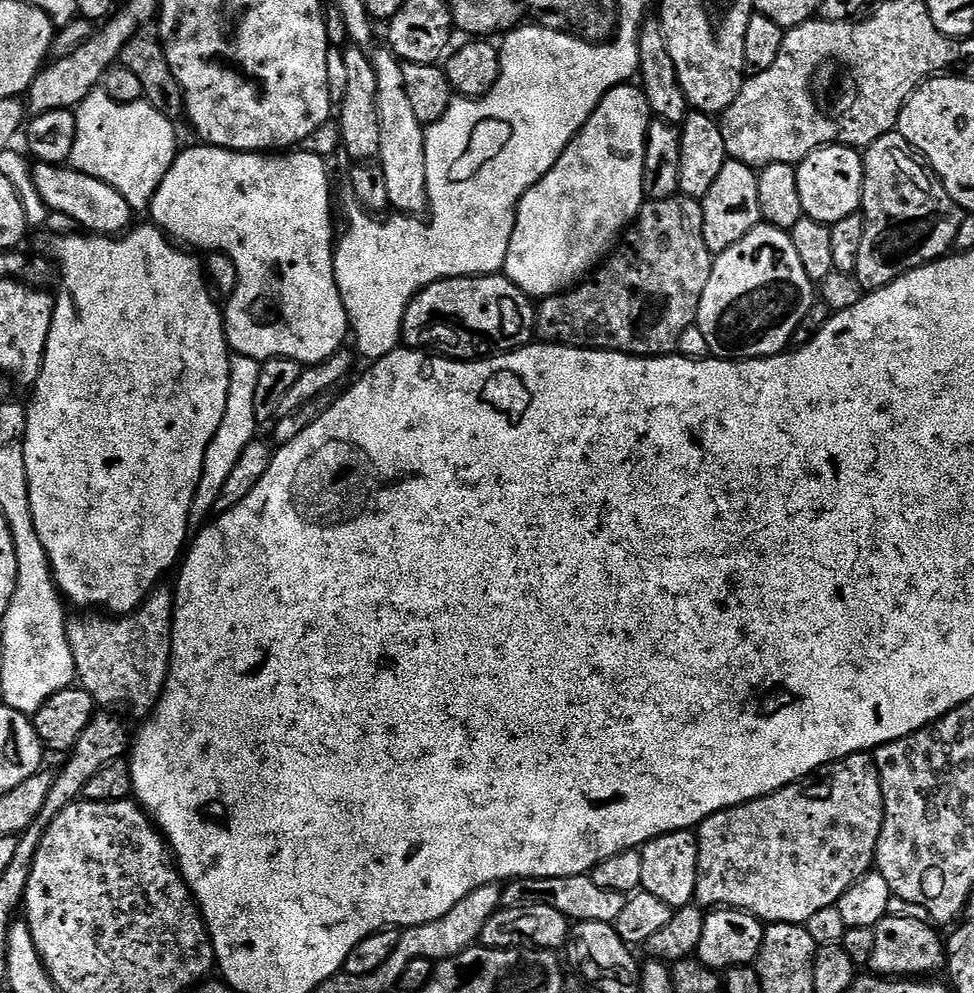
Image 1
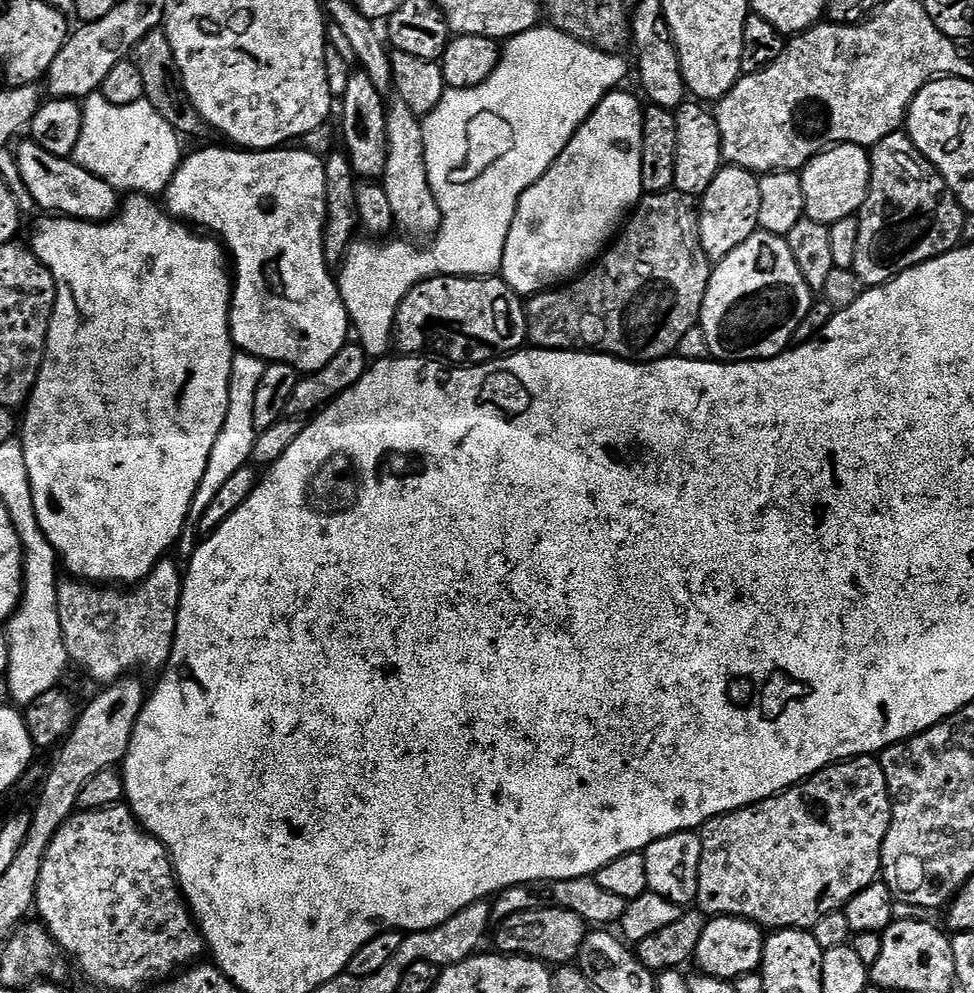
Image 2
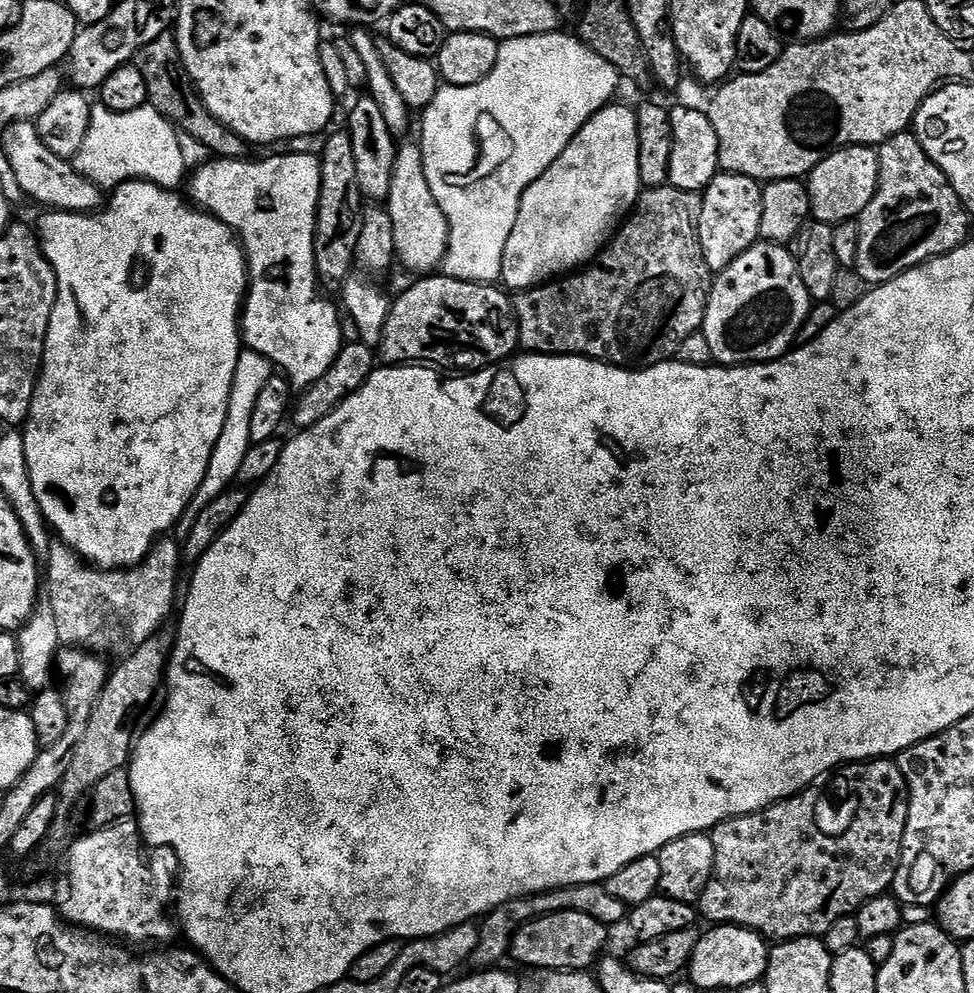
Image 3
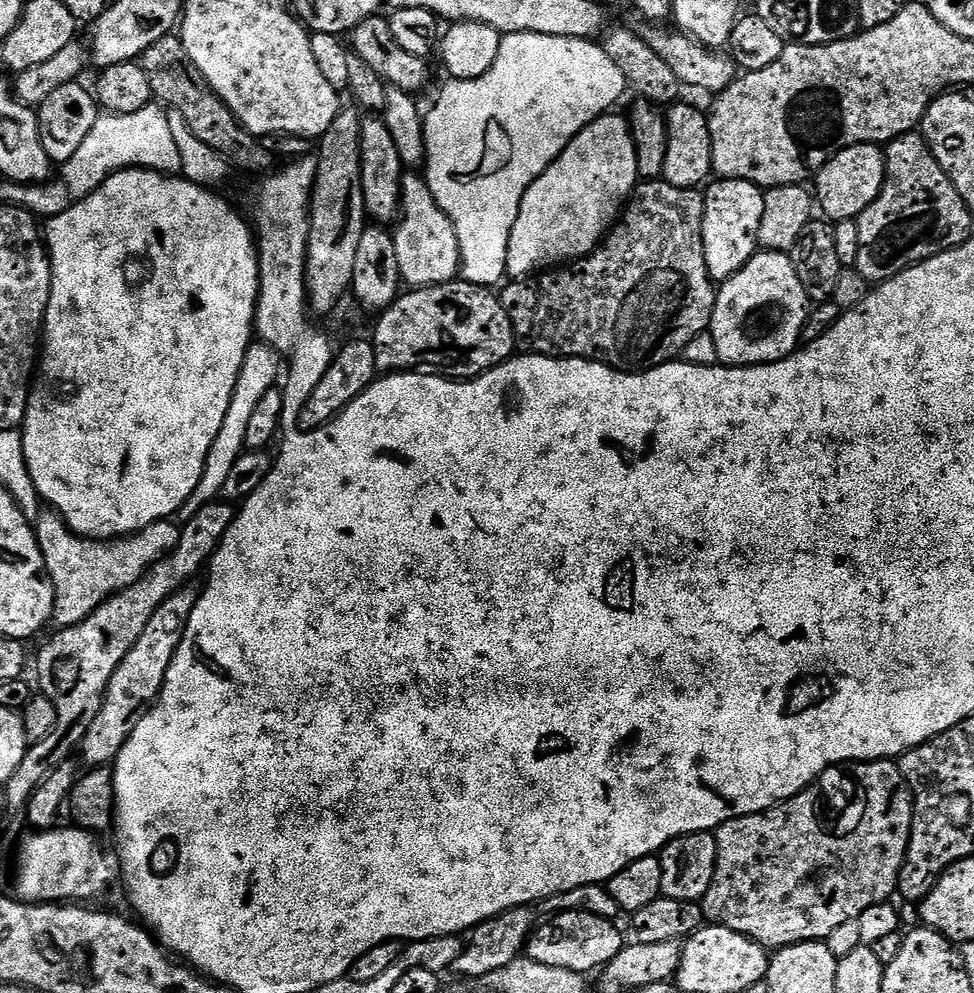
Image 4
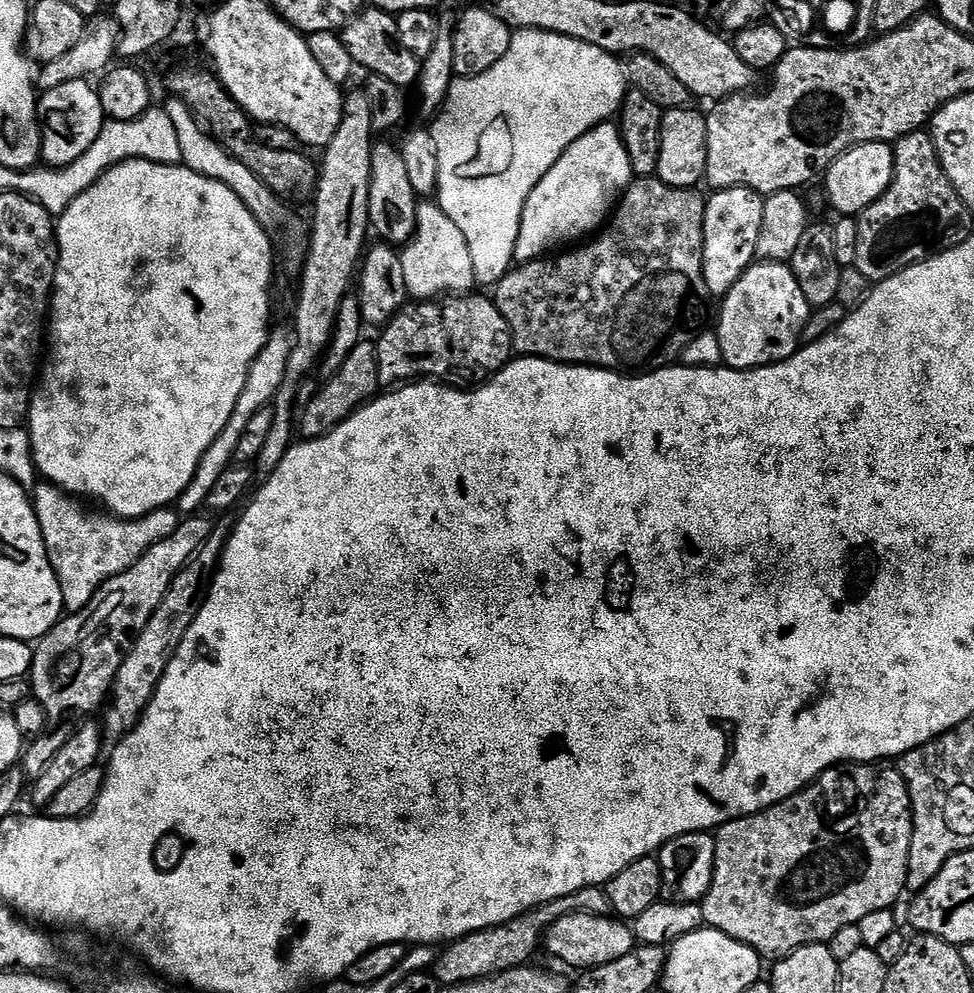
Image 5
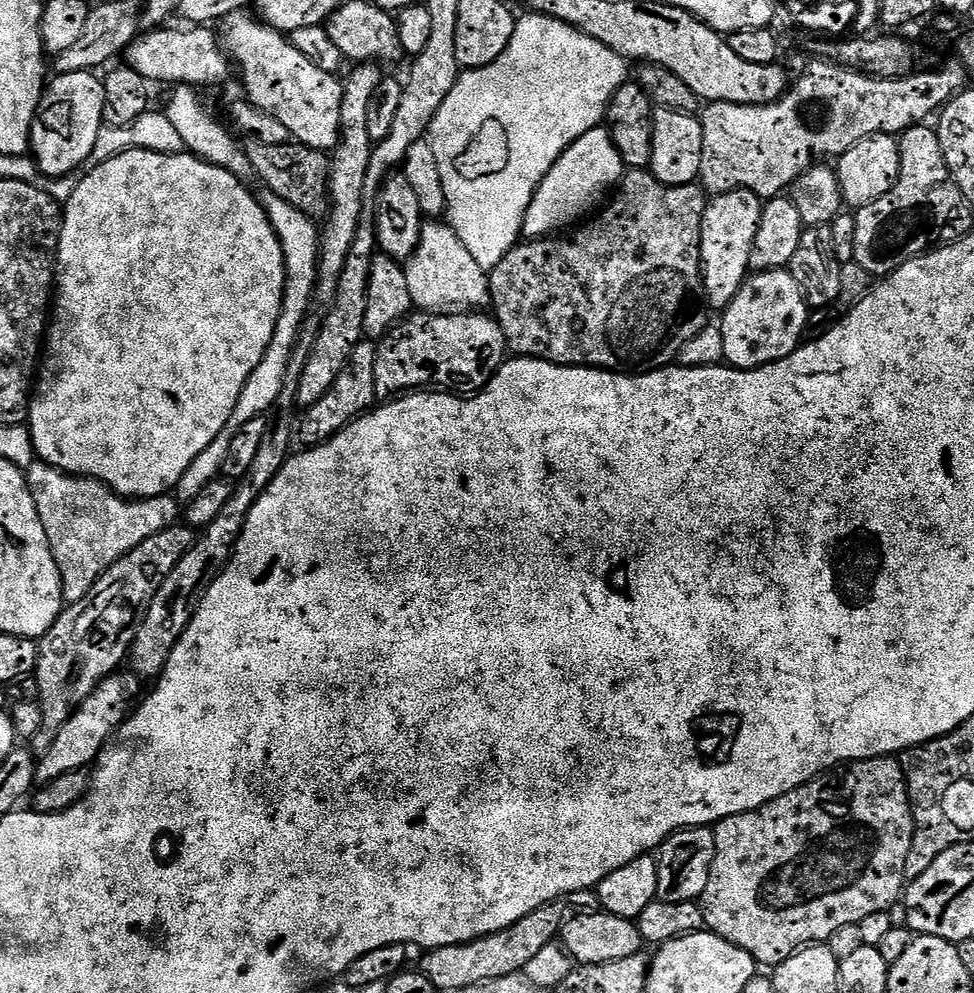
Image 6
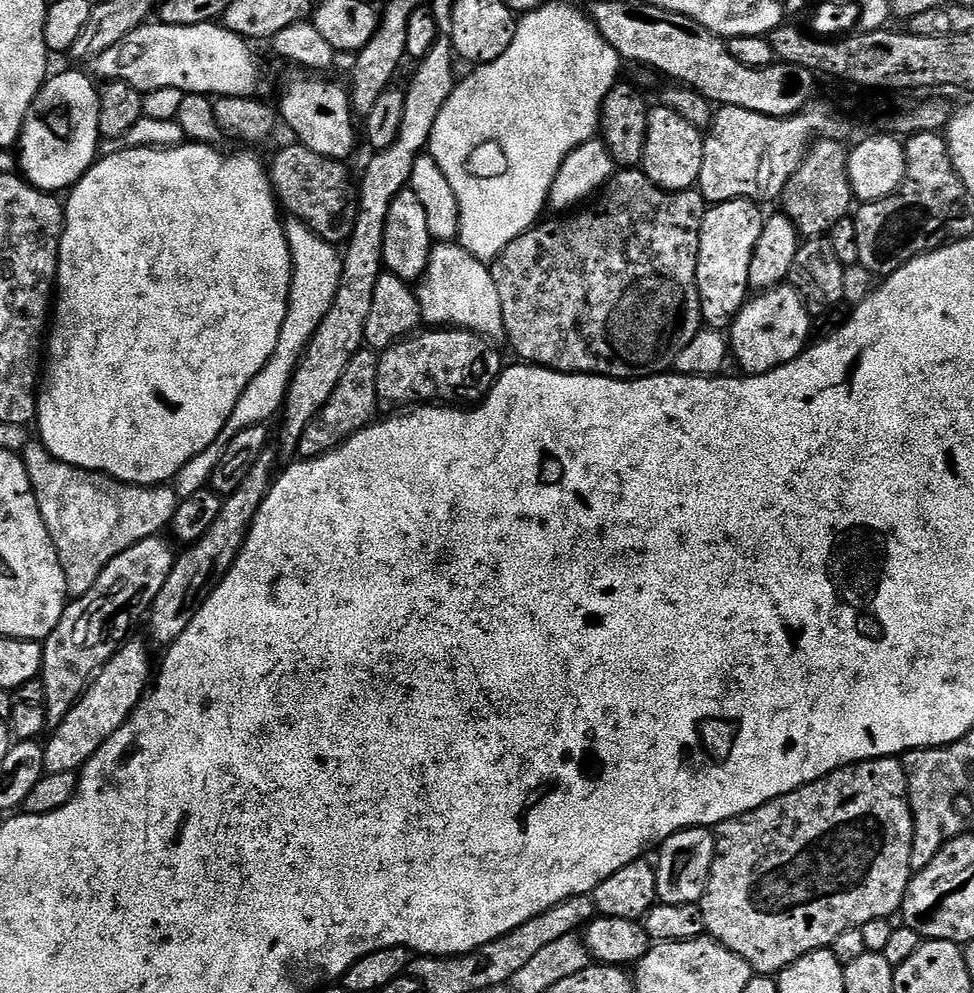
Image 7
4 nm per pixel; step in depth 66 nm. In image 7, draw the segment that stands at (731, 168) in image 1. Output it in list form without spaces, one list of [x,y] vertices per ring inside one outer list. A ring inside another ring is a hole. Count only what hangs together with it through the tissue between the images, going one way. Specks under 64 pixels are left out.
[[[731,200],[713,204],[704,213],[696,281],[703,323],[713,329],[727,329],[749,299],[750,258],[754,258],[754,246],[758,246],[766,219],[766,212],[760,208],[763,207],[754,200]]]

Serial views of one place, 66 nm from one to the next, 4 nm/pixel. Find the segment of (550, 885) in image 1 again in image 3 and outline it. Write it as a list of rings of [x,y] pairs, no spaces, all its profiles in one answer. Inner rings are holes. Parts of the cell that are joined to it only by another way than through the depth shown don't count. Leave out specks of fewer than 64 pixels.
[[[603,883],[577,884],[574,888],[556,888],[553,892],[537,892],[534,896],[520,896],[508,904],[503,904],[501,908],[495,908],[479,921],[478,946],[474,950],[471,963],[484,970],[499,965],[496,963],[503,956],[507,957],[511,953],[514,934],[526,922],[538,916],[546,916],[549,912],[565,910],[590,914],[590,918],[602,921],[605,926],[623,925],[626,920],[626,905],[618,902],[618,898],[614,898],[614,894],[610,894]]]

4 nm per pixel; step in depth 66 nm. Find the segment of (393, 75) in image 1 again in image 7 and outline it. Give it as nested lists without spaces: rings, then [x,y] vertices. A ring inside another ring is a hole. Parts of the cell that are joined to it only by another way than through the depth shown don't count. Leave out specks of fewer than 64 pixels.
[[[440,242],[433,247],[416,297],[420,303],[420,319],[425,325],[466,328],[489,338],[504,336],[502,302],[498,302],[498,286],[494,286],[492,269],[459,243]]]

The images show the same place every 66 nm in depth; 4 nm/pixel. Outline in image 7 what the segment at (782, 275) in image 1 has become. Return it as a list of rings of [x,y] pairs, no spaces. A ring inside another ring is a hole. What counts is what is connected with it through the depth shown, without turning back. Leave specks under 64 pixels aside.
[[[785,282],[753,295],[736,313],[730,325],[730,352],[734,360],[740,363],[739,371],[757,376],[794,362],[794,358],[809,347],[813,323],[804,299],[796,293],[791,283]]]

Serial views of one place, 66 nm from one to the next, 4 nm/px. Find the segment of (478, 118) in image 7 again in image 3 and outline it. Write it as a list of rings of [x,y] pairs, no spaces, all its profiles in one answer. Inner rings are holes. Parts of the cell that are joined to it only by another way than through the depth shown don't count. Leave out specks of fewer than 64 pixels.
[[[559,31],[503,41],[498,50],[498,62],[494,66],[494,70],[490,70],[490,74],[486,78],[482,78],[482,82],[478,82],[474,86],[444,84],[438,90],[434,102],[430,102],[430,106],[423,109],[424,125],[420,128],[418,143],[424,155],[424,169],[426,178],[430,182],[430,190],[434,190],[434,198],[438,202],[438,206],[442,206],[448,219],[448,253],[444,256],[442,265],[442,272],[445,276],[453,276],[459,280],[473,280],[475,284],[500,280],[506,242],[510,242],[510,230],[514,230],[522,194],[527,190],[529,183],[538,179],[550,167],[553,159],[560,155],[561,148],[565,148],[569,140],[576,137],[578,130],[582,130],[582,126],[586,126],[586,122],[591,116],[598,114],[598,110],[602,110],[607,104],[613,103],[615,96],[612,95],[615,94],[616,87],[622,84],[620,73],[610,62],[606,62],[606,58],[598,55],[593,48],[589,48],[583,40],[575,35],[572,35],[573,37],[564,35],[563,31]]]

